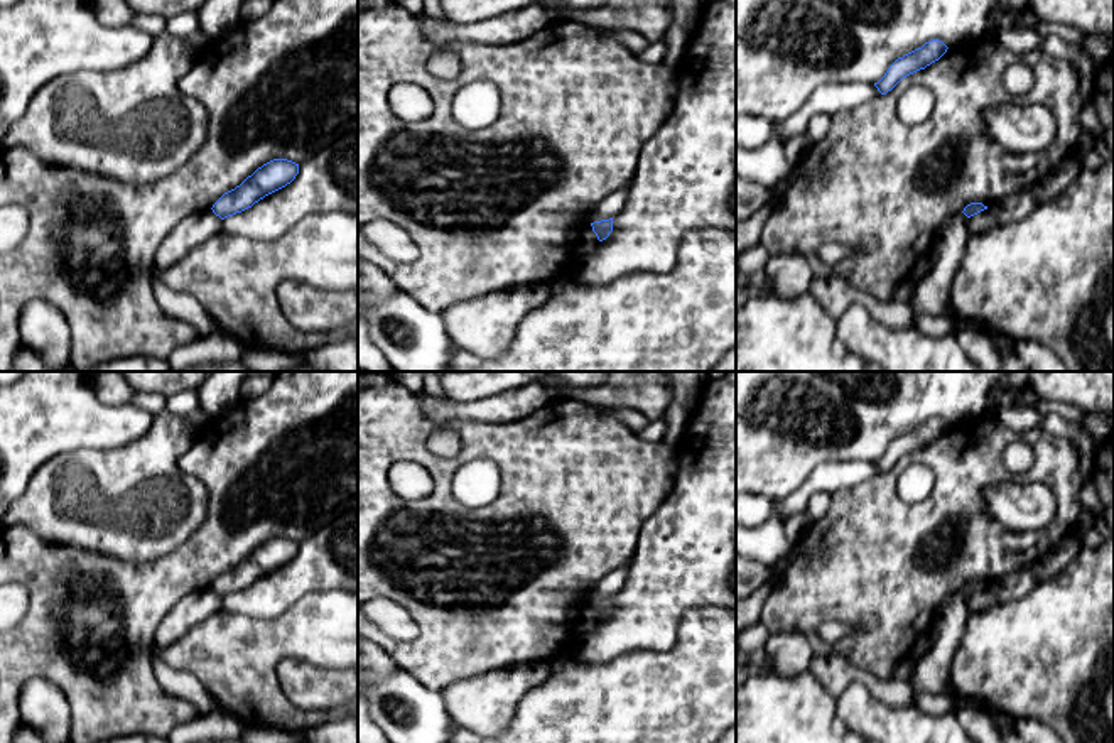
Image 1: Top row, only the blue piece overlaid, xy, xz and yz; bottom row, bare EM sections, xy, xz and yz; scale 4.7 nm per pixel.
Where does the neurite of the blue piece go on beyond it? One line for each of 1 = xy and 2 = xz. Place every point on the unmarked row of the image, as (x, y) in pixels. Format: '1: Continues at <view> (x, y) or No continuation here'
1: No continuation here
2: No continuation here

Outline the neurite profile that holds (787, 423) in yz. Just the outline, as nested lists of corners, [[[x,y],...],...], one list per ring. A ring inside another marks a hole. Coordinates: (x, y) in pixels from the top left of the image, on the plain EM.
[[[736,372],[736,496],[753,493],[778,502],[797,491],[822,463],[878,461],[888,446],[905,432],[922,426],[932,417],[942,419],[949,427],[969,422],[984,414],[992,383],[1009,372]]]

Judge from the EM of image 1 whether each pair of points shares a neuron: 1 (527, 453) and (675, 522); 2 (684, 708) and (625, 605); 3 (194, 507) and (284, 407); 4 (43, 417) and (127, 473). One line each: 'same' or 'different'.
1: different
2: different
3: different
4: different

